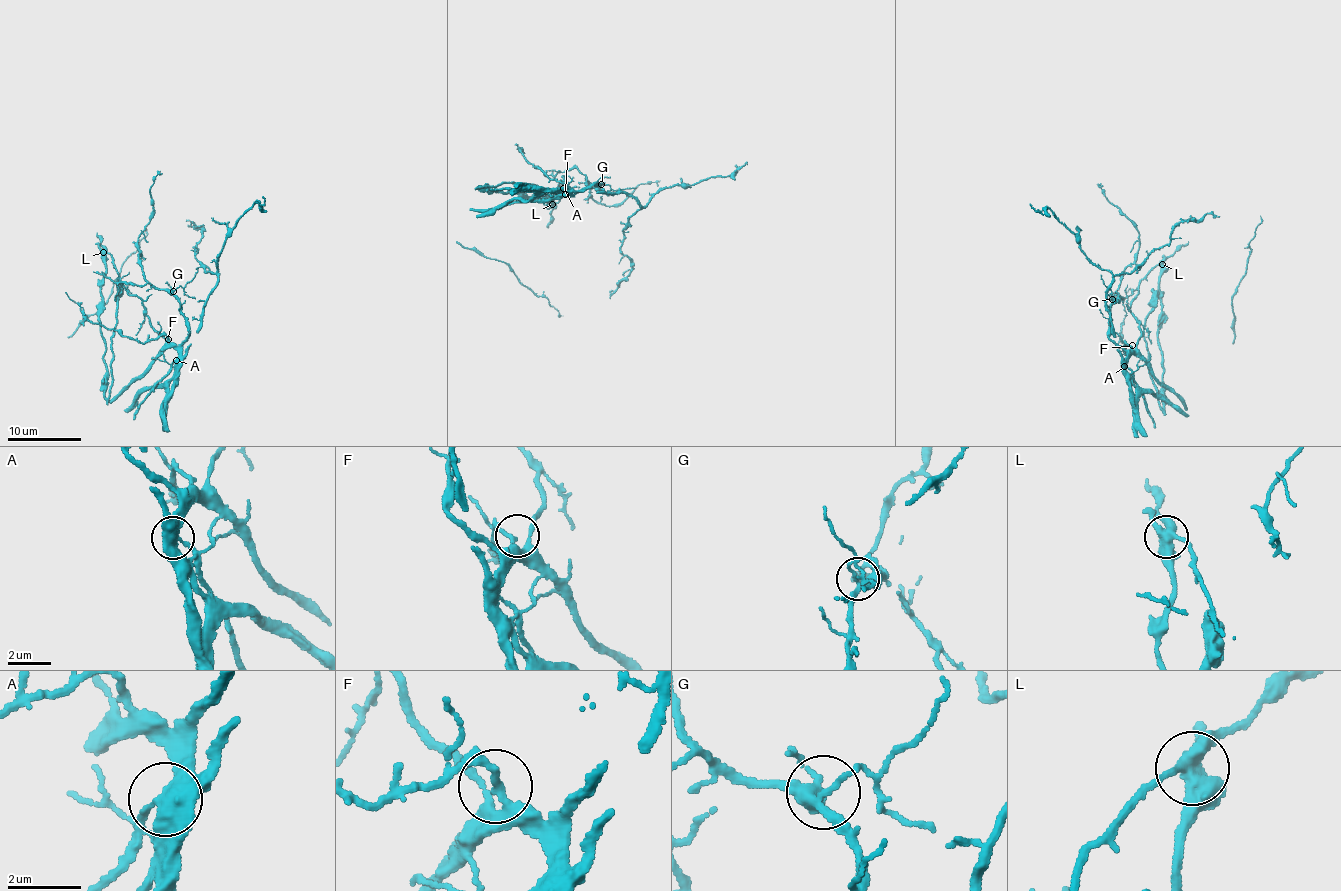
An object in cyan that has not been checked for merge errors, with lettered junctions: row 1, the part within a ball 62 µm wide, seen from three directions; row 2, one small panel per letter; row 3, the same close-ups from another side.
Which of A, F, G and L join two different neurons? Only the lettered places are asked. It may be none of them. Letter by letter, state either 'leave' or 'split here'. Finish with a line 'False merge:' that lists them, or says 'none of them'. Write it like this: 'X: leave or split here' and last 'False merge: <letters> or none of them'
A: split here
F: leave
G: leave
L: split here
False merge: A, L

